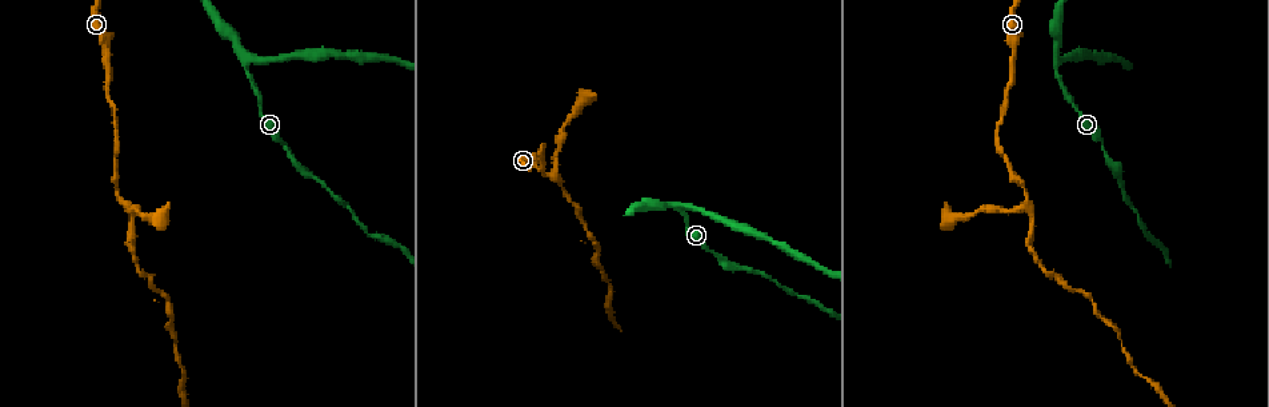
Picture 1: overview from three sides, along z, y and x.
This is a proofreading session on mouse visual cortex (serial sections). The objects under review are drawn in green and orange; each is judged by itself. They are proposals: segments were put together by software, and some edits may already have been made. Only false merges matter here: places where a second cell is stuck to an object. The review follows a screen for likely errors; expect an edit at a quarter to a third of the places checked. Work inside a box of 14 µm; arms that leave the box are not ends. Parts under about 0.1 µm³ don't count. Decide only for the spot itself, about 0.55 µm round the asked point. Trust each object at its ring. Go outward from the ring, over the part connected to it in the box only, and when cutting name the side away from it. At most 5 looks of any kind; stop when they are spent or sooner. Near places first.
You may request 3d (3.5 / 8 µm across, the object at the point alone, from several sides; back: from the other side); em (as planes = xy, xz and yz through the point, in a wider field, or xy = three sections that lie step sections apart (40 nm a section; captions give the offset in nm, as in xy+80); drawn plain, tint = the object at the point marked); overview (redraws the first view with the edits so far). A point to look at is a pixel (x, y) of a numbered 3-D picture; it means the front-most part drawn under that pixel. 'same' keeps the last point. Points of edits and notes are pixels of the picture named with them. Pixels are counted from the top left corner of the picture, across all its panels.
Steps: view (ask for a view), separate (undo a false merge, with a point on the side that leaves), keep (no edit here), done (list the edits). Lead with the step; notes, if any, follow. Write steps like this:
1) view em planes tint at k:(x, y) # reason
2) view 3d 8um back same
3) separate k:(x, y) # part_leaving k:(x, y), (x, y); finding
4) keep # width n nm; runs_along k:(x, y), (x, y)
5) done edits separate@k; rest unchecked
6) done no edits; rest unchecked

view 3d 3.5um at 1:(1027, 205) # side arm on a straight run

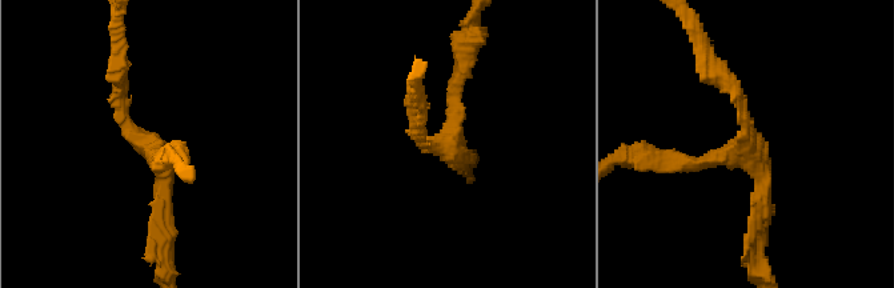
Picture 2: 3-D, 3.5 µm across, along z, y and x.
view em xy step 3 tint at 2:(750, 145) # arms 3; arm_widths 150, 150, 200 nm

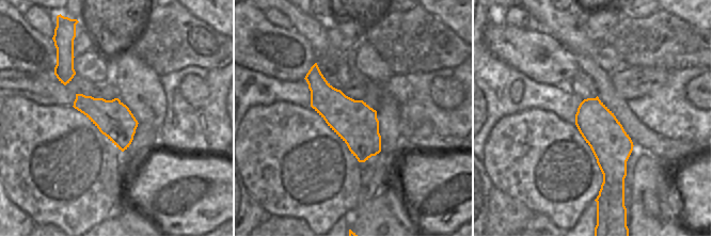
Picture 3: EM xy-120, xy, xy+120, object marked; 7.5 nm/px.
keep # runs_along 2:(117, 72), (121, 118), (163, 167), (163, 232); all the same cell

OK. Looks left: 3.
view em planes tint at 1:(247, 64) # side arm on a straight run

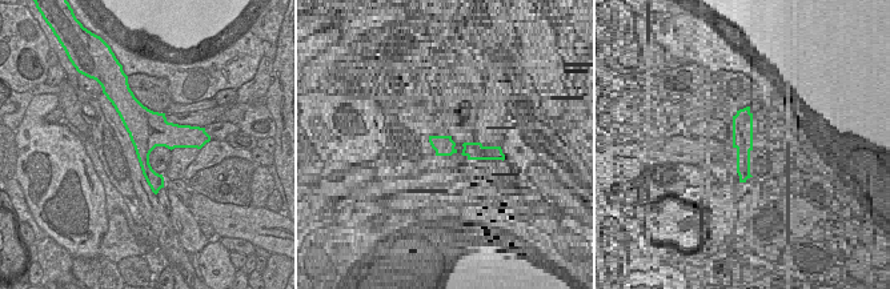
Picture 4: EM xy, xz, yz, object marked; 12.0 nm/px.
view 3d 3.5um same # see where the arms go

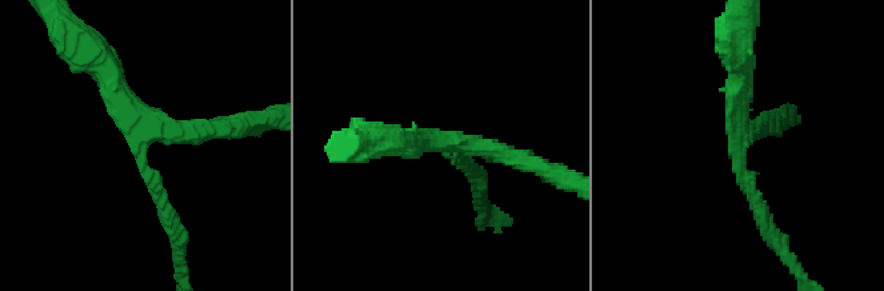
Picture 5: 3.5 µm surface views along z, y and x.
keep # width 460 nm; runs_along 5:(167, 216), (139, 146), (228, 130); all the same cell

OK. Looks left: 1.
done no edits; rest unchecked

